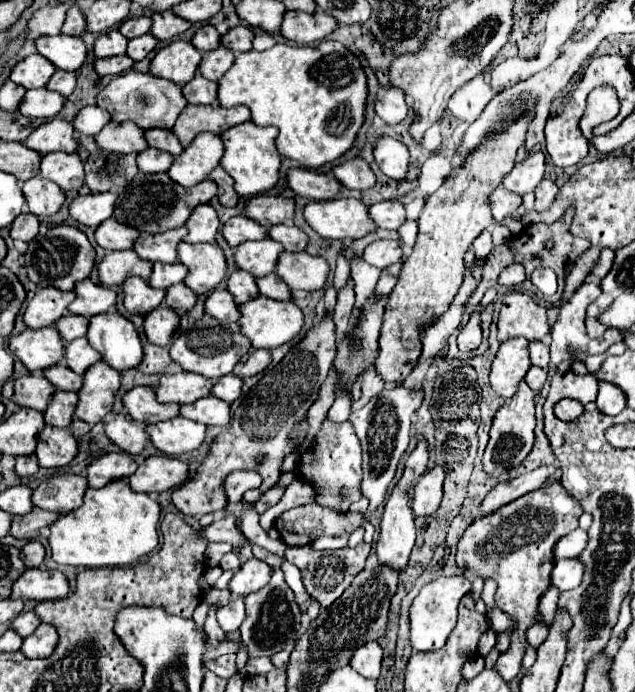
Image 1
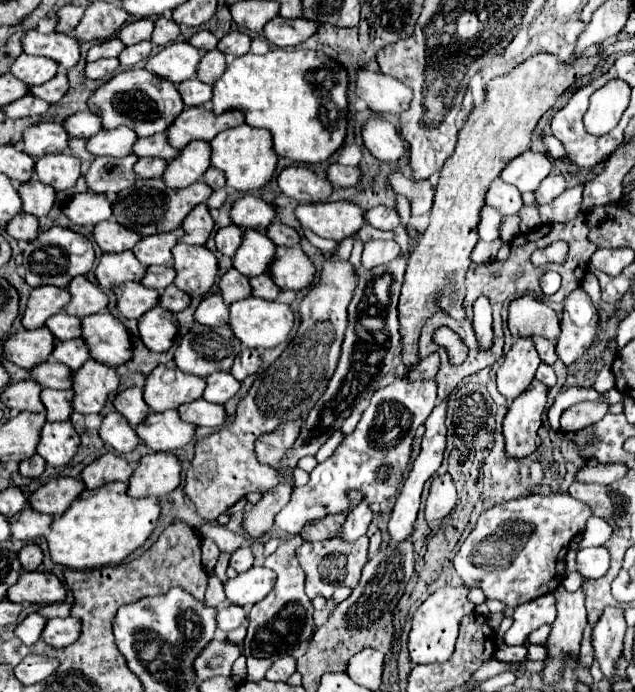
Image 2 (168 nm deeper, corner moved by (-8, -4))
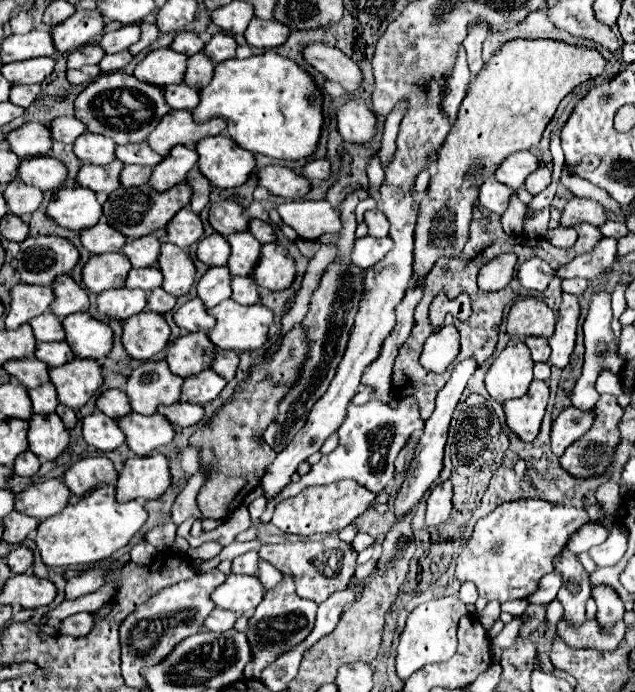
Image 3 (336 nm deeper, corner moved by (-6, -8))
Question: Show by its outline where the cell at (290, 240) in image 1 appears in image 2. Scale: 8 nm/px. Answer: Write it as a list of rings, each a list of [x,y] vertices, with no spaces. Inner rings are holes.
[[[270,222],[270,226],[266,228],[266,236],[276,244],[276,246],[298,246],[298,232],[282,222]]]

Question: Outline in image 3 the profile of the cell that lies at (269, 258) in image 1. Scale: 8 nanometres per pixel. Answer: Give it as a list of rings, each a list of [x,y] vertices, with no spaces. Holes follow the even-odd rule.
[[[236,232],[226,236],[228,244],[232,246],[232,254],[228,258],[228,270],[232,276],[250,276],[252,270],[256,268],[256,262],[260,260],[260,250],[262,244],[252,238],[252,234],[246,232]]]

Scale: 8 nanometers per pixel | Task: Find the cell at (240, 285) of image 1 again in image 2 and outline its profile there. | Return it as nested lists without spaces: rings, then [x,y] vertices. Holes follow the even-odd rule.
[[[230,268],[228,272],[222,274],[222,278],[218,282],[218,288],[220,288],[220,296],[226,304],[236,302],[238,298],[248,298],[250,296],[248,278],[238,274],[238,270],[234,270],[234,268]]]

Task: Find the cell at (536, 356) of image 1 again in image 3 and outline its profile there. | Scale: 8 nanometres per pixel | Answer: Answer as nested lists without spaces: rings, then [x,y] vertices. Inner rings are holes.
[[[530,336],[530,338],[524,338],[524,342],[530,348],[534,362],[544,362],[546,364],[550,360],[550,346],[548,346],[548,340],[546,338]]]

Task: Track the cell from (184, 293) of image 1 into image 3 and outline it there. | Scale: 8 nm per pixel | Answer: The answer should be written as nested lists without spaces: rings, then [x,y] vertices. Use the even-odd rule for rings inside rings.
[[[162,288],[152,290],[150,296],[148,296],[148,310],[158,312],[158,314],[170,312],[174,308],[174,304],[176,304],[176,298],[172,294],[168,294],[166,290],[162,290]]]

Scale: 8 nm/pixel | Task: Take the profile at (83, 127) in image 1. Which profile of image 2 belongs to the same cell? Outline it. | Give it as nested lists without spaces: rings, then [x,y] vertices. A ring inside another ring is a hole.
[[[84,110],[82,114],[72,114],[70,118],[64,120],[64,130],[68,132],[68,136],[76,136],[76,138],[90,138],[94,136],[102,126],[98,122],[96,114],[90,114],[88,110]]]

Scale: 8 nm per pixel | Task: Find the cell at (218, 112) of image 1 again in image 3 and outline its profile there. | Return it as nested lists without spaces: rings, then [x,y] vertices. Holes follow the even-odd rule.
[[[174,110],[162,118],[162,122],[154,128],[154,132],[148,136],[148,144],[158,154],[166,156],[172,146],[184,144],[184,146],[196,146],[202,138],[218,136],[226,132],[224,118],[214,118],[204,124],[196,124],[192,114],[188,110]]]

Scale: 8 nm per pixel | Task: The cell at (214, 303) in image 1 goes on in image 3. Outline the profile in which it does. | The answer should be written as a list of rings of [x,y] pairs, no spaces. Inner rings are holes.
[[[194,298],[190,302],[186,302],[176,314],[174,314],[174,322],[188,330],[188,332],[208,332],[212,330],[212,326],[216,324],[216,320],[208,314],[204,302],[200,302],[200,298]]]

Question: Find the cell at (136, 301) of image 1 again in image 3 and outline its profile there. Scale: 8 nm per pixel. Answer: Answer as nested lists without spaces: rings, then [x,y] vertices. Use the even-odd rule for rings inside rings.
[[[130,288],[106,290],[98,296],[98,312],[108,318],[128,320],[134,314],[140,314],[146,308],[146,292]]]

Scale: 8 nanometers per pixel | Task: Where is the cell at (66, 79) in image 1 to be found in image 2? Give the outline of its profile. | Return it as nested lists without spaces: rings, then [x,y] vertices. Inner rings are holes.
[[[60,68],[52,80],[48,80],[40,86],[28,86],[30,96],[40,98],[40,100],[50,102],[50,104],[58,102],[66,94],[66,90],[68,90],[68,82],[66,82],[66,70],[64,68]]]

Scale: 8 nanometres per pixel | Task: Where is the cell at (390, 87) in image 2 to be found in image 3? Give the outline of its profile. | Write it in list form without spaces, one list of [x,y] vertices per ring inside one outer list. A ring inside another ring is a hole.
[[[312,44],[304,50],[304,58],[328,80],[338,82],[348,92],[356,92],[362,84],[360,68],[350,56],[346,56],[338,48],[326,44]]]

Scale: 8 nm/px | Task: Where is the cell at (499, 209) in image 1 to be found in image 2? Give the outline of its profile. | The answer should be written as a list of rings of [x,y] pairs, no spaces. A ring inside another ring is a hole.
[[[496,178],[486,192],[486,204],[498,208],[502,214],[508,216],[508,214],[516,214],[520,210],[522,196],[520,196],[518,188],[514,188],[514,186],[506,184],[504,180]]]

